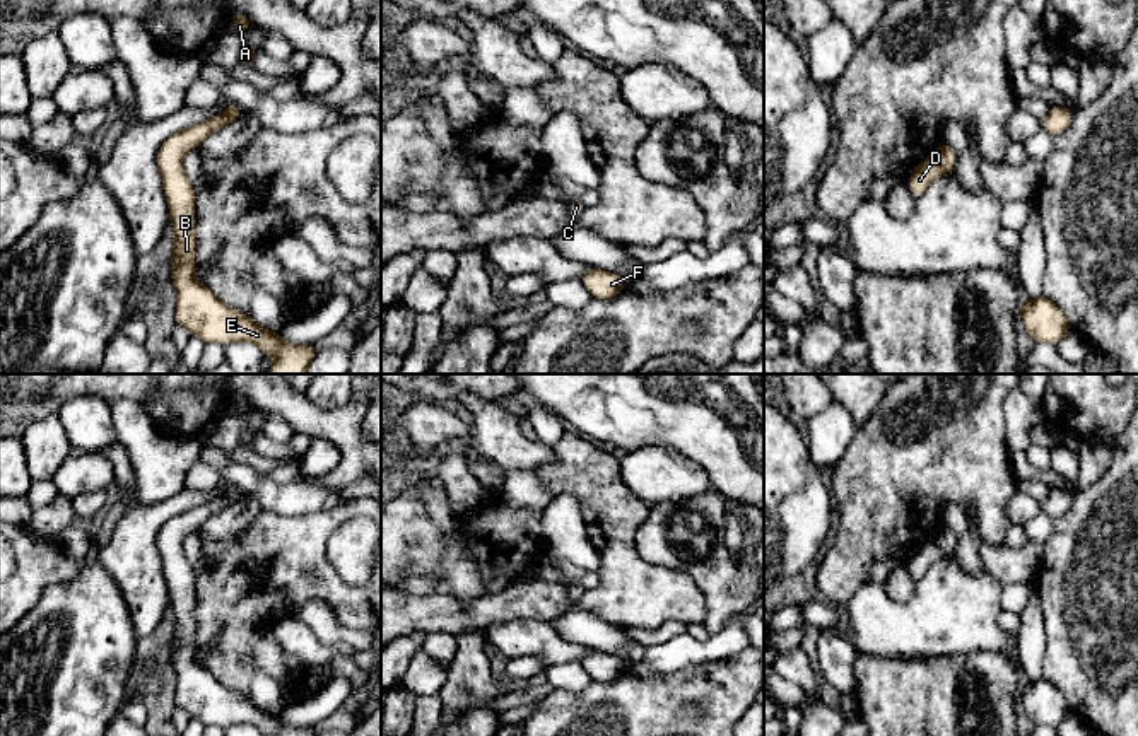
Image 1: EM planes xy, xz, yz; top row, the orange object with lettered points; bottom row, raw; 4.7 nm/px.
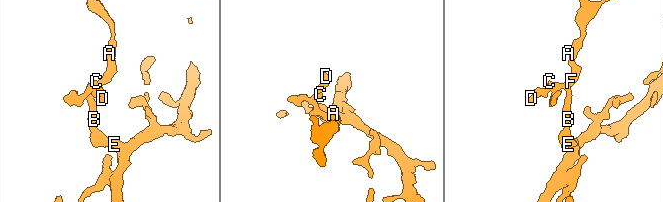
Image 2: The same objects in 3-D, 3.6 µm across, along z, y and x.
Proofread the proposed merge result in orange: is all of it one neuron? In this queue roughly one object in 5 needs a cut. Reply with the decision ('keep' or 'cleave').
keep

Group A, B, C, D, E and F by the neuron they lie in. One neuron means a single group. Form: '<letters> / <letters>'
A B C D E F

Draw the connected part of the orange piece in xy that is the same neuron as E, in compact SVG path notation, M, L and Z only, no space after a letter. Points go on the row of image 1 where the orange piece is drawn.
M229 102L224 113L173 133L155 157L174 231L171 280L176 290L176 324L207 343L253 342L273 359L268 374L308 374L318 353L314 345L284 343L280 330L267 330L248 314L227 307L195 278L195 188L185 174L183 157L219 128L241 120L243 108Z

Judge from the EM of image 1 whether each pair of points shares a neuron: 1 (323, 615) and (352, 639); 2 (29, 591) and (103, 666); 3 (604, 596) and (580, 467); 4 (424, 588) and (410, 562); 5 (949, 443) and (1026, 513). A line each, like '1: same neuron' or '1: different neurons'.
1: same neuron
2: different neurons
3: same neuron
4: different neurons
5: different neurons

